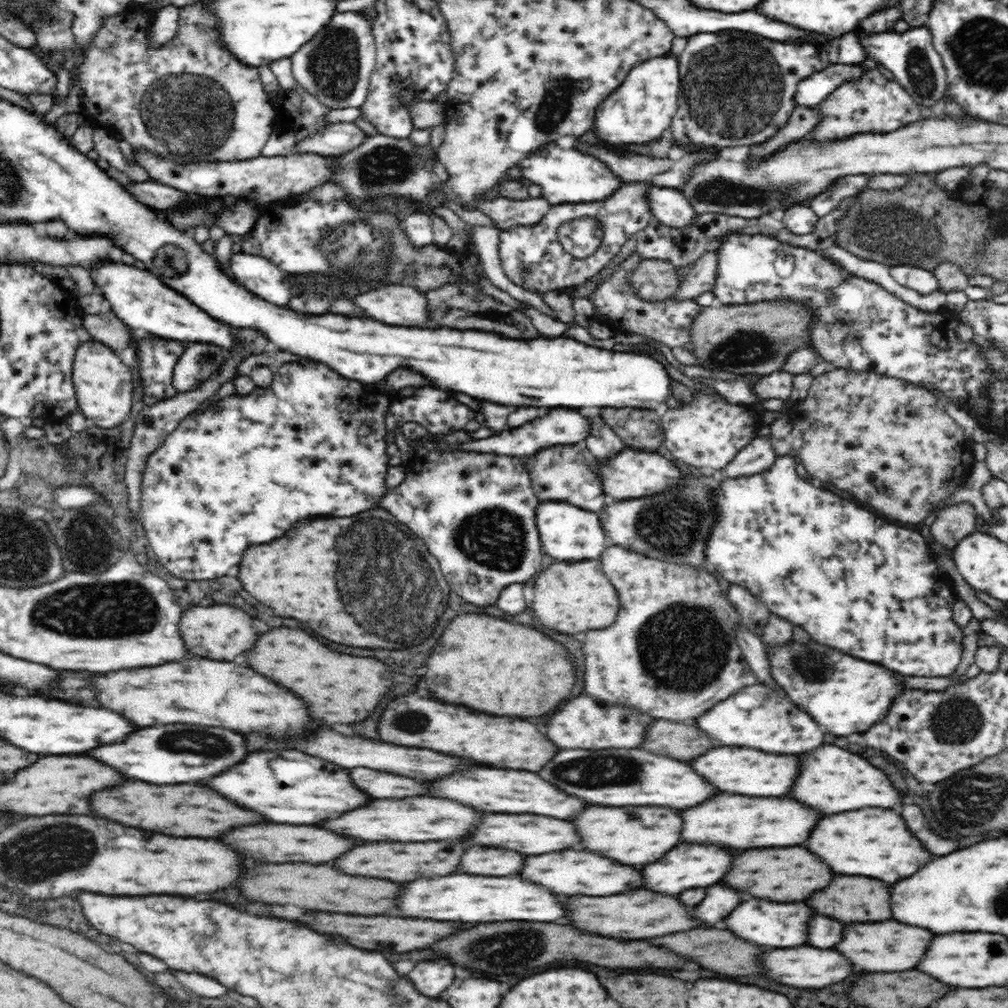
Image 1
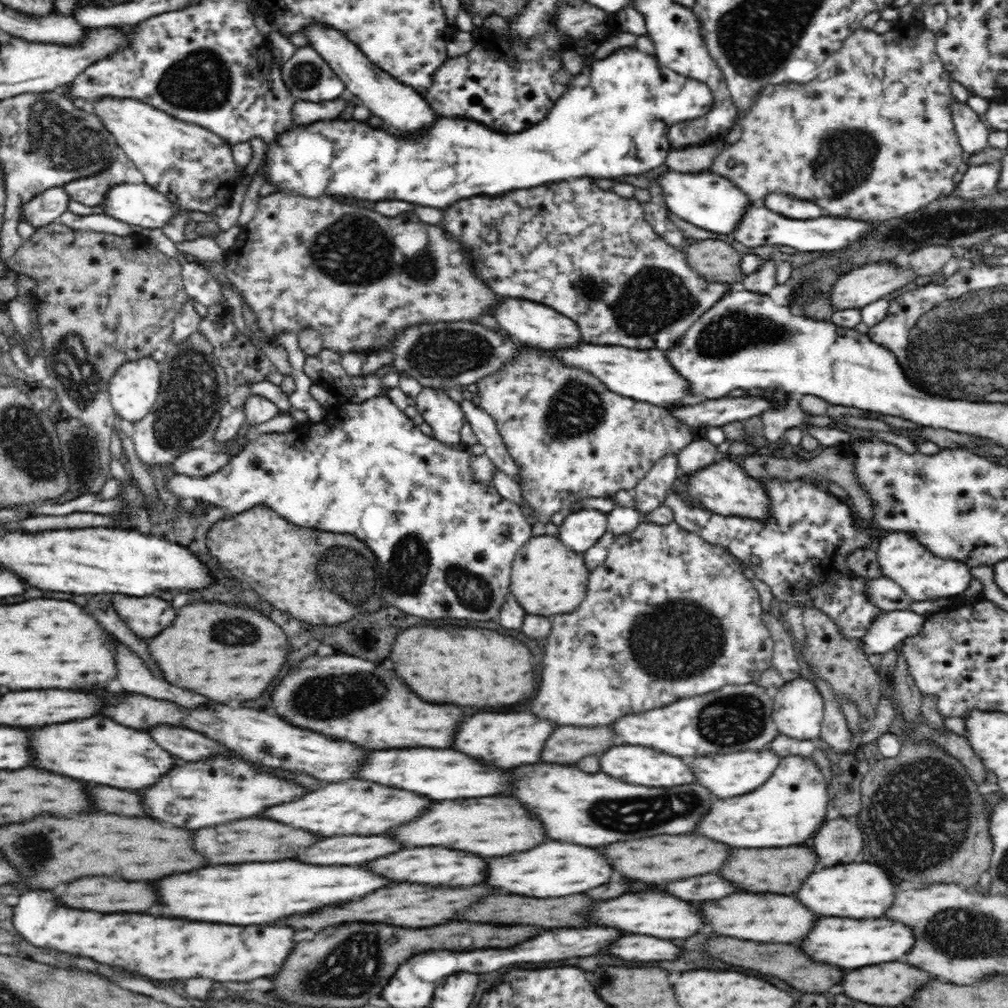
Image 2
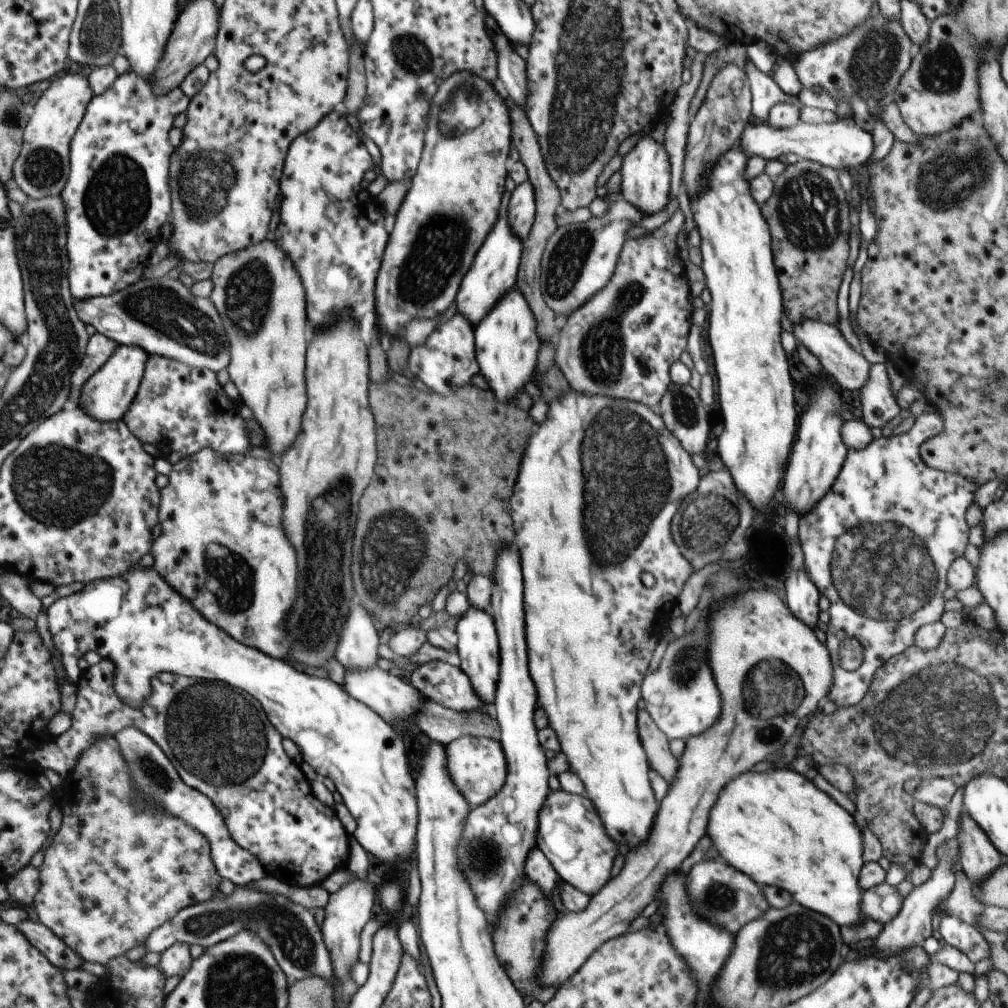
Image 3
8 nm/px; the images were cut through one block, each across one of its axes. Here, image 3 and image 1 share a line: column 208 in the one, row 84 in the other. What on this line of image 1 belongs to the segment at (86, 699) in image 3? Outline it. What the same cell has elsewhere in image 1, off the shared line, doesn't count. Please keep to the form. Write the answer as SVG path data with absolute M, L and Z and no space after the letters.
M854 31L834 37L828 43L804 43L794 46L772 42L744 32L723 32L722 36L698 33L687 37L686 50L678 57L681 84L678 96L679 108L670 126L670 133L678 145L693 144L696 147L705 146L720 150L725 147L766 143L786 125L788 116L797 107L794 94L800 79L808 78L810 74L816 74L828 66L858 65L867 58L865 45L859 43Z

